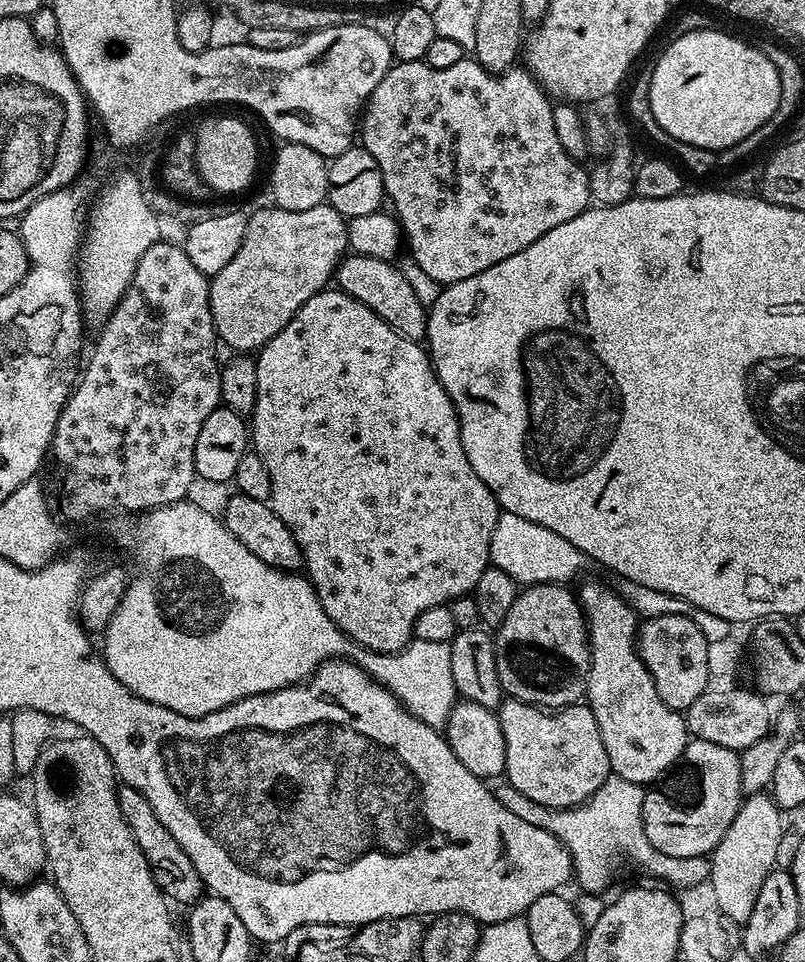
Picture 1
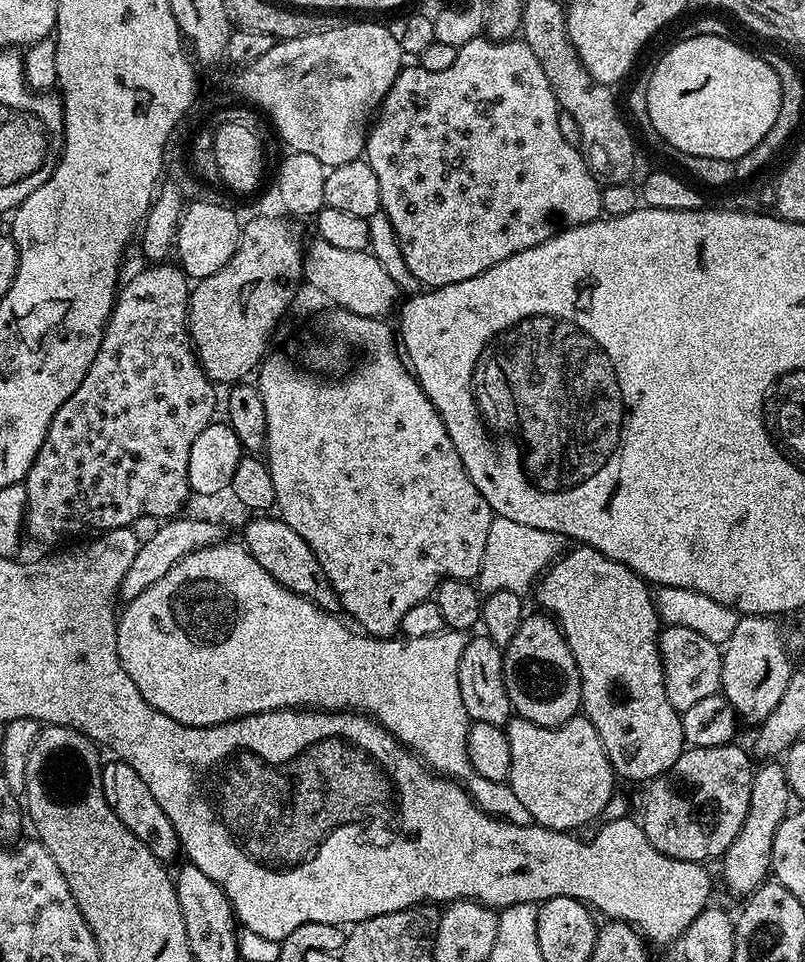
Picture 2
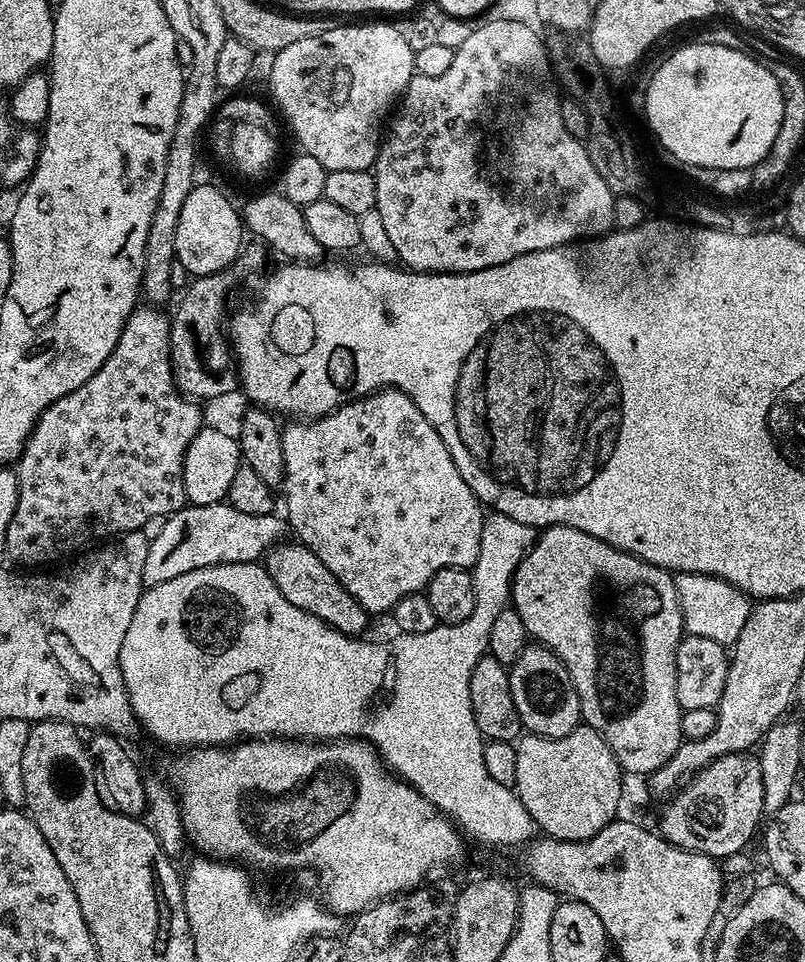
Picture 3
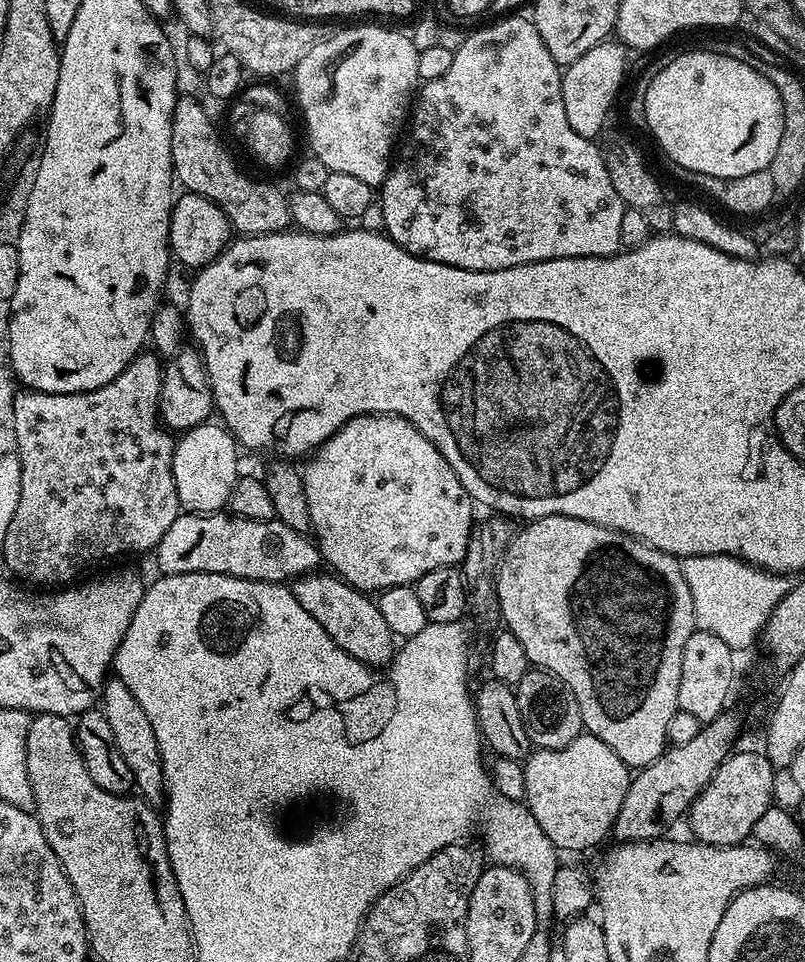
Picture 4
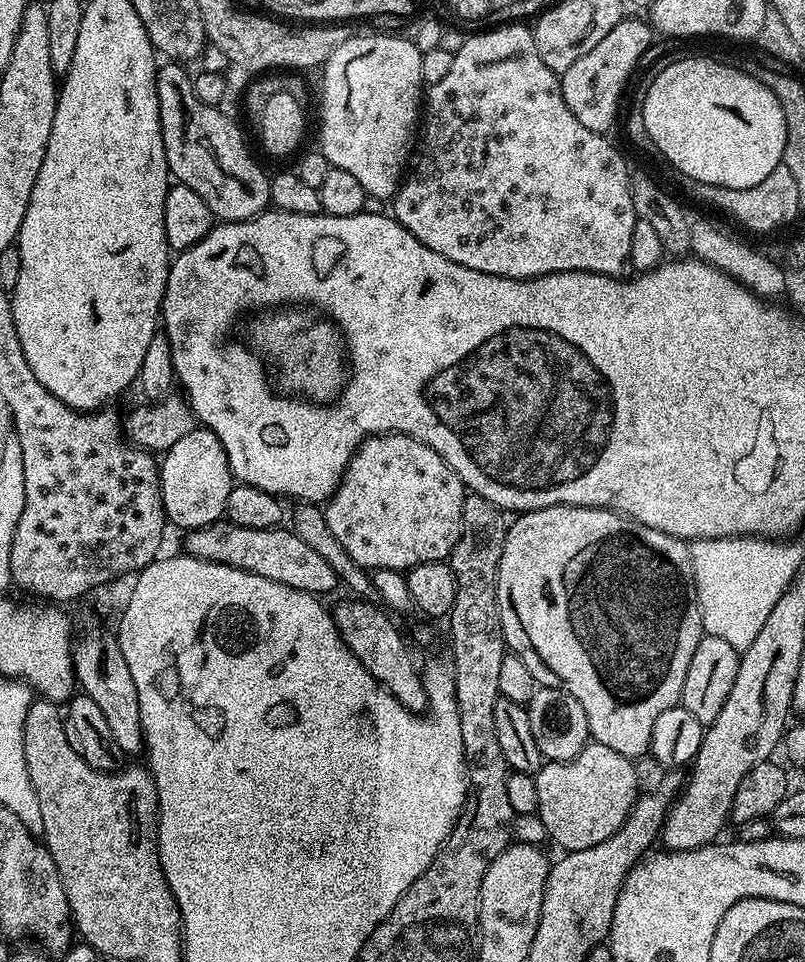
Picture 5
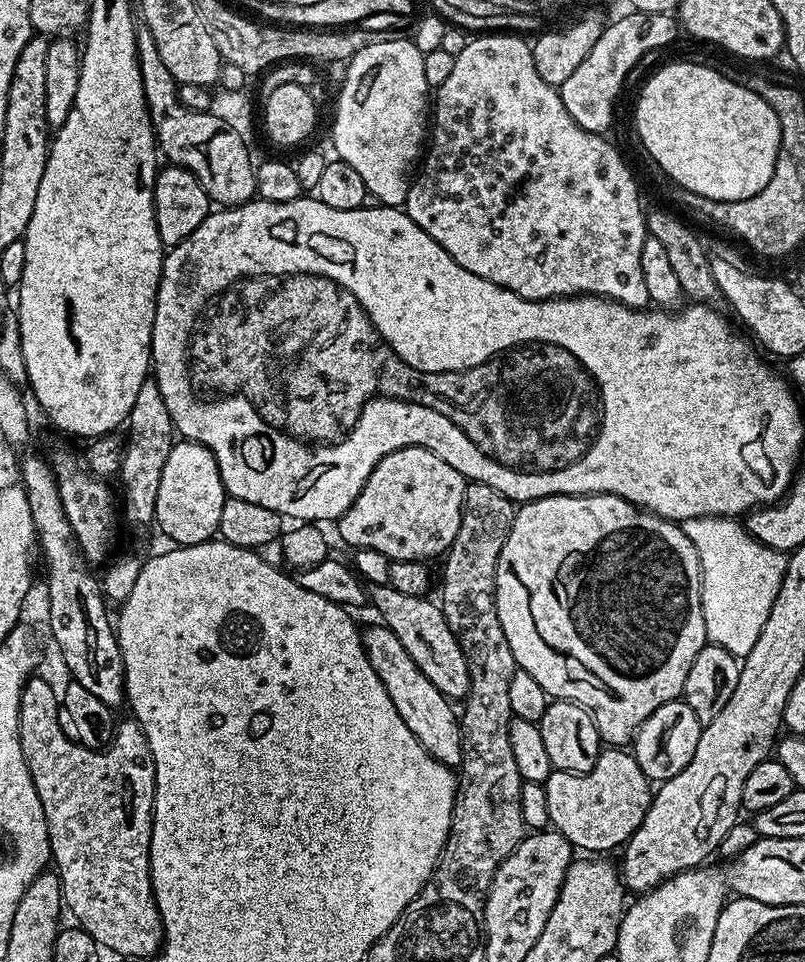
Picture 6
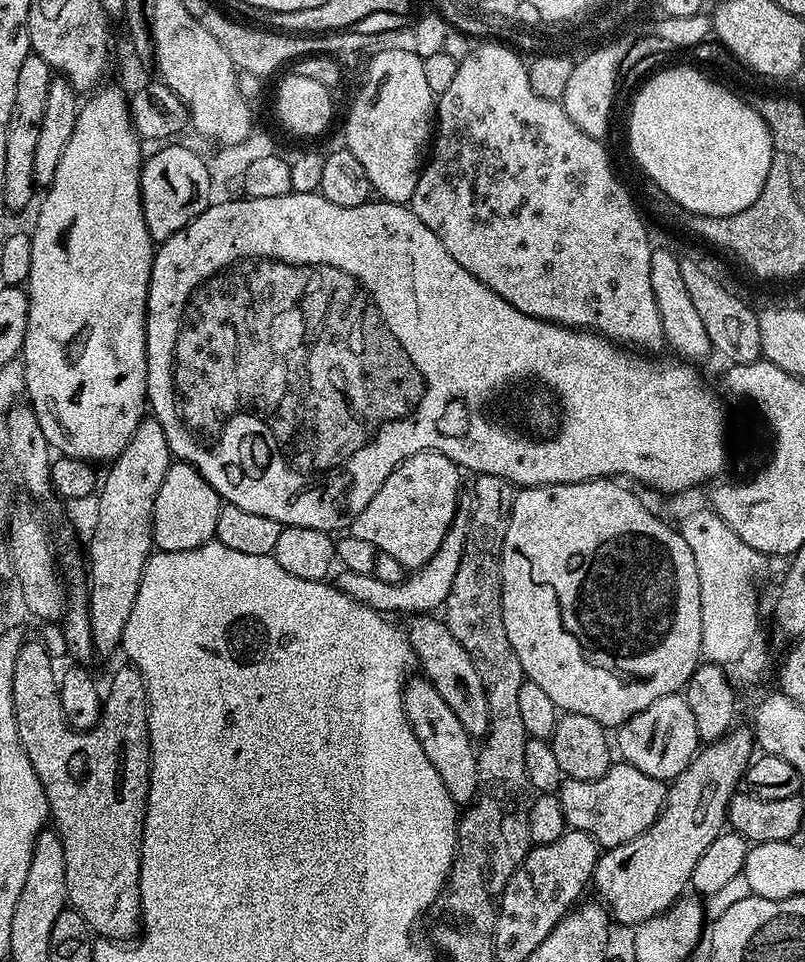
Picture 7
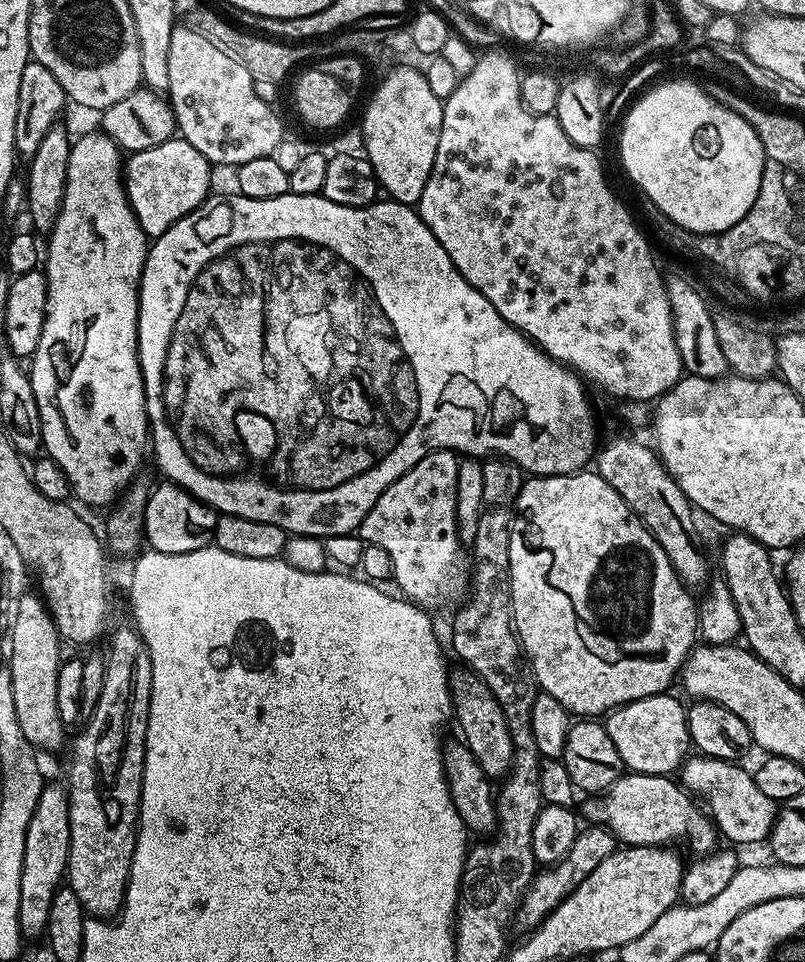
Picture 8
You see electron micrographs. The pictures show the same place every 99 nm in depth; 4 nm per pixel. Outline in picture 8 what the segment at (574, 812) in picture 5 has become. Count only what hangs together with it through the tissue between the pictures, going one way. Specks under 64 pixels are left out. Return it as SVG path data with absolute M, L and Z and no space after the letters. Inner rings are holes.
M641 772L622 774L602 793L587 797L584 804L583 819L589 825L607 828L621 845L637 848L638 846L668 846L683 836L696 840L697 853L707 854L717 847L718 829L703 811L696 809L697 801L671 775L651 776Z

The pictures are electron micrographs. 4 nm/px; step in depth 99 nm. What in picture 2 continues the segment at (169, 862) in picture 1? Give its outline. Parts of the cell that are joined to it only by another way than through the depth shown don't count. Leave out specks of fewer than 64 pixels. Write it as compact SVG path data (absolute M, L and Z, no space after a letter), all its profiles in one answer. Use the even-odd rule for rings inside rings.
M115 758L109 759L109 761L109 764L107 761L100 770L102 794L106 798L110 810L114 810L114 814L118 814L118 822L122 822L126 826L126 830L130 830L130 834L134 834L134 838L138 838L138 842L142 842L142 846L146 846L146 850L150 850L150 854L161 858L176 855L179 857L182 849L178 834L174 830L170 818L166 818L166 810L162 810L162 806L158 806L157 800L154 799L154 794L150 794L146 782L142 782L142 778L138 778L134 766Z

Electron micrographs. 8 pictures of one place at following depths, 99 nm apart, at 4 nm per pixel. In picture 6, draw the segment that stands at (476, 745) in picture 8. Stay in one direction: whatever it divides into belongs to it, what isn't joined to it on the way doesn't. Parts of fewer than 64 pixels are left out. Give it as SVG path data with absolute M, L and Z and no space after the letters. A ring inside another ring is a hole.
M389 583L368 584L367 589L368 604L376 607L380 615L377 617L398 637L398 642L402 642L418 670L449 700L463 701L470 690L470 670L466 666L466 654L462 654L462 646L458 646L458 638L454 638L454 630L450 630L450 622L446 622L439 603L428 596L402 594Z

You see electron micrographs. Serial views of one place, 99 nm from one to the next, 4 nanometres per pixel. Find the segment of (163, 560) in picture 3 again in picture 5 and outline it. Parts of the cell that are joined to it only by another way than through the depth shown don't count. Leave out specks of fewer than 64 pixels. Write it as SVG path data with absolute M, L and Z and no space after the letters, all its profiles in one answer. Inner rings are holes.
M221 518L215 524L191 529L184 540L183 551L199 560L218 562L270 578L270 582L282 582L294 586L294 590L308 592L317 598L324 598L327 592L338 588L334 570L326 561L298 538L287 527L254 530L233 524L227 518Z

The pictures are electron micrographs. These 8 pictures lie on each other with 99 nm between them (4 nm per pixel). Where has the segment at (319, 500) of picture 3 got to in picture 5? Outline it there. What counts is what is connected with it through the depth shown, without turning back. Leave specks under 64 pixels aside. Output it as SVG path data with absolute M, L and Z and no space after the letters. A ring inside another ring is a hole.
M373 434L360 443L344 471L336 493L323 505L326 526L342 542L342 550L358 566L404 572L422 562L447 561L460 537L460 519L466 489L454 470L430 446L409 436Z

